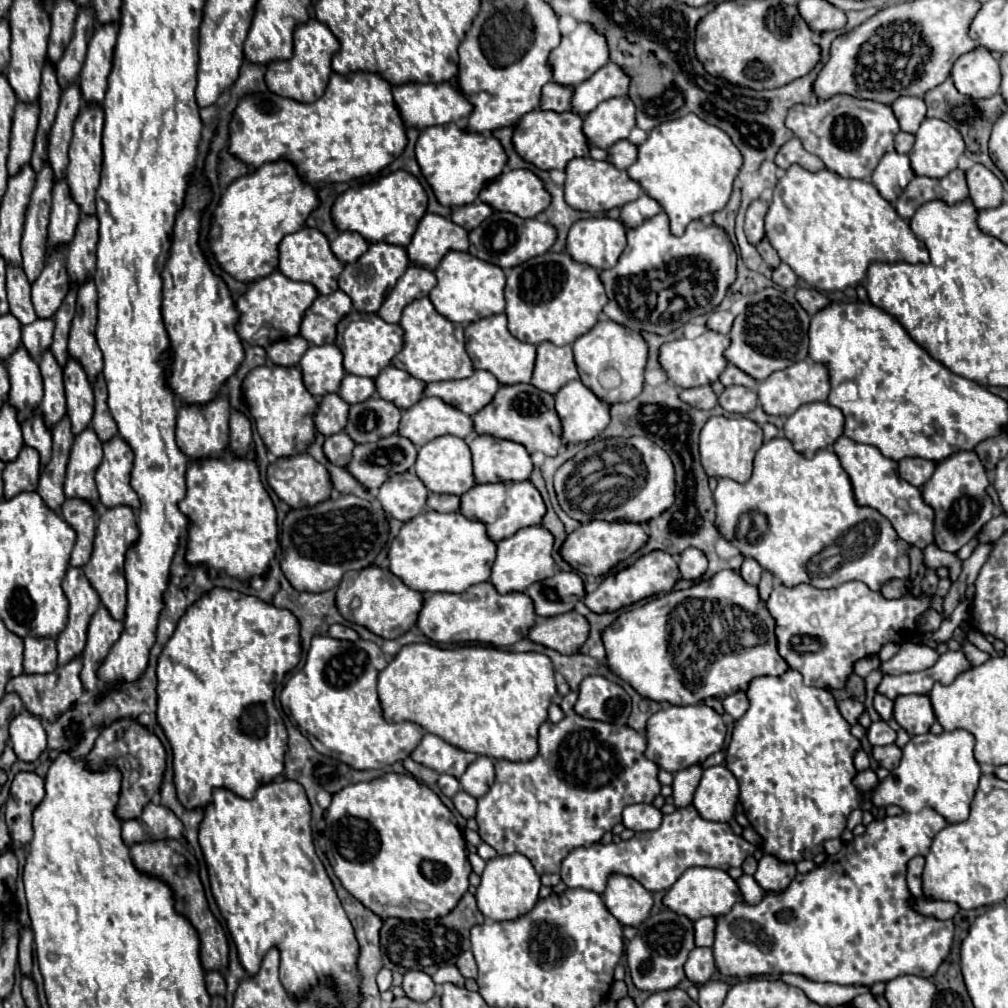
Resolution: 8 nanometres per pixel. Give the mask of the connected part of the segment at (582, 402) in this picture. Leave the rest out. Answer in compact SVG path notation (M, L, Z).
M580 380L568 382L556 394L556 412L562 420L566 444L590 442L610 424L610 408Z

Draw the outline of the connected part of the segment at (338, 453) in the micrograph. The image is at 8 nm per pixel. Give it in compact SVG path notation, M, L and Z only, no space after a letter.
M338 432L326 438L324 454L336 466L346 466L350 462L350 454L354 450L354 440L346 432Z

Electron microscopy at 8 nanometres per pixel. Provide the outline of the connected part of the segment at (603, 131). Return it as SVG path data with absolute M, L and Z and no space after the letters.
M628 96L600 102L584 116L584 134L590 144L610 148L614 142L628 138L636 124L636 106Z

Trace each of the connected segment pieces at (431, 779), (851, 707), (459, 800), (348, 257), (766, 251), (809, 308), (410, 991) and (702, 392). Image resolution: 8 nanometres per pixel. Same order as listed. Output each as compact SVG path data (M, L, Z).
M406 758L406 760L404 760L404 768L406 768L416 780L420 780L420 782L424 782L424 784L434 784L434 782L438 780L438 774L436 774L434 770L430 770L430 768L414 762L412 758Z
M842 700L842 702L838 704L838 710L840 710L842 718L844 718L850 726L854 726L854 724L858 722L860 714L864 712L864 706L862 706L860 702L856 702L856 700Z
M460 790L460 792L456 792L456 796L452 798L452 802L454 802L456 810L458 810L464 818L472 818L472 816L474 816L474 810L476 810L476 798L474 798L474 796L470 796L470 794L466 794L464 790Z
M342 232L330 246L342 264L356 262L368 250L368 242L354 232Z
M764 236L760 242L758 242L758 246L756 246L756 250L760 252L760 256L772 266L772 268L776 268L778 264L780 264L780 258L778 258L778 252L772 248L772 244L770 244L770 240Z
M800 288L800 290L796 290L796 298L798 298L798 302L800 302L800 306L812 316L814 312L818 312L822 306L826 306L828 304L828 298L826 296L822 296L818 290L814 290L814 288Z
M408 970L404 974L402 990L406 992L408 998L412 998L416 1002L426 1002L426 1000L430 1000L436 994L436 984L426 972L422 972L422 970Z
M700 386L700 388L688 388L688 390L682 390L680 398L694 406L694 408L702 408L702 410L710 410L718 404L718 396L714 394L712 386Z

